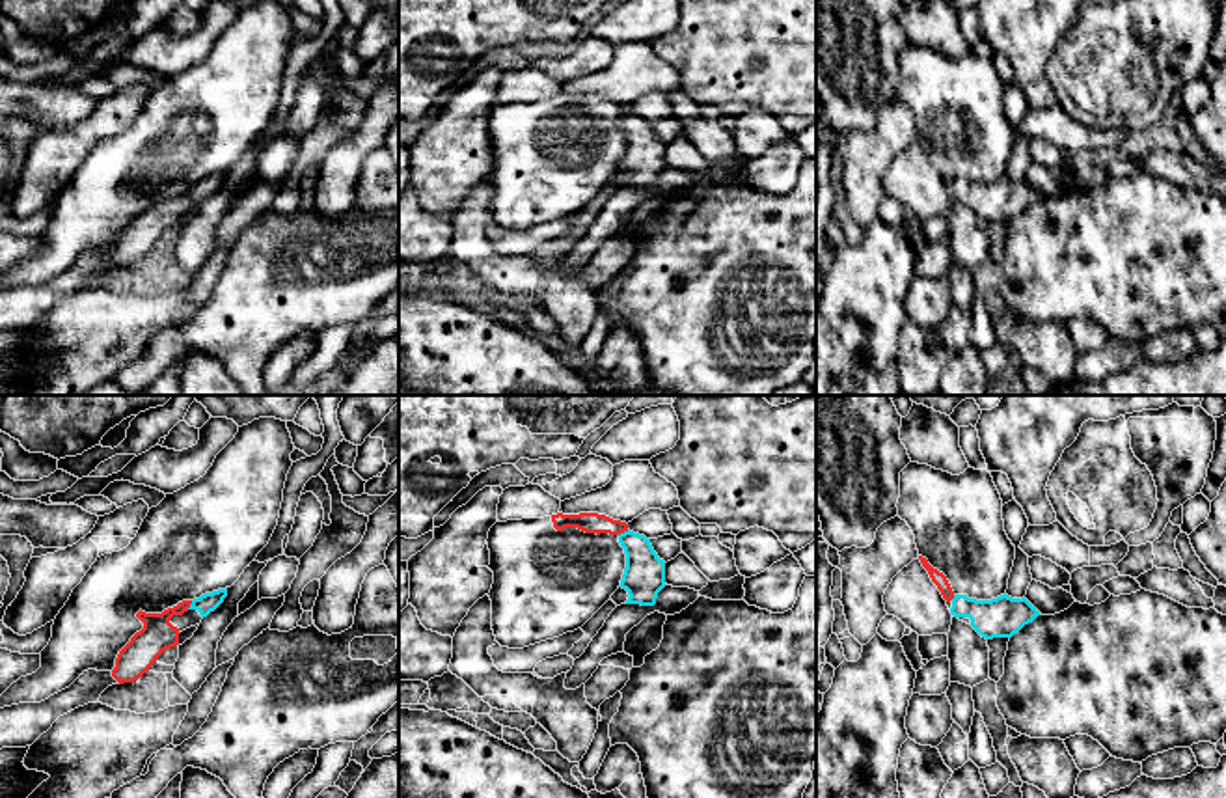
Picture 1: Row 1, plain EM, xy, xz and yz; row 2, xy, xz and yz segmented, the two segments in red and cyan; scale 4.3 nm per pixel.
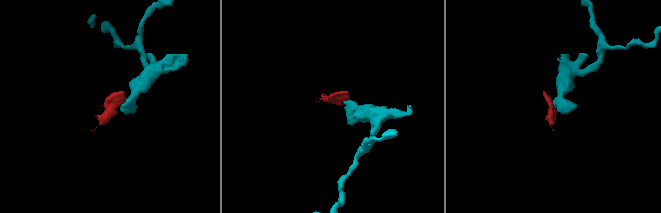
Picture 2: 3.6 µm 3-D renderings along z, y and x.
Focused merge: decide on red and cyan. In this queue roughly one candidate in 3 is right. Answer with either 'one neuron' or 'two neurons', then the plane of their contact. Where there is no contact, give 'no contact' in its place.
one neuron | xz

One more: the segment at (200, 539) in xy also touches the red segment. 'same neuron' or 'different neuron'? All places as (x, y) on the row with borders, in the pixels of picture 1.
different neuron

